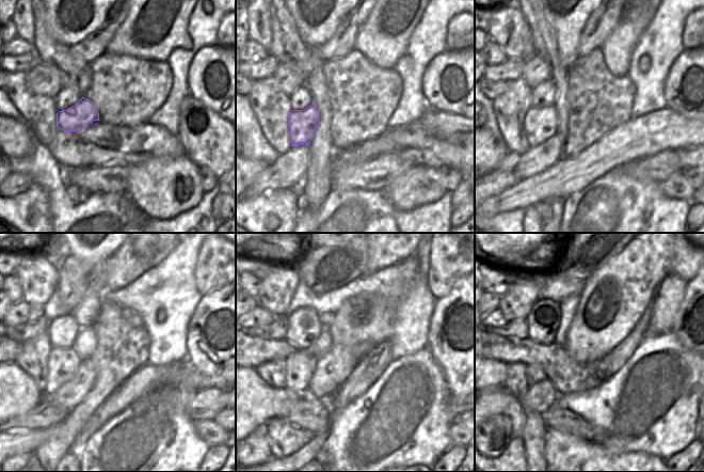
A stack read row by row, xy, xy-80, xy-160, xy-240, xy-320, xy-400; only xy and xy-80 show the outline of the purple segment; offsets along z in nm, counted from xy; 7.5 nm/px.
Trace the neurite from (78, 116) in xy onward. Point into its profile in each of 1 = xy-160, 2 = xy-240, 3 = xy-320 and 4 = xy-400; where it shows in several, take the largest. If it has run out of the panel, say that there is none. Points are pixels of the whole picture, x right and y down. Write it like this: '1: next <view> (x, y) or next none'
1: next xy-160 (540, 124)
2: next xy-240 (62, 363)
3: next xy-320 (300, 367)
4: next xy-400 (533, 373)

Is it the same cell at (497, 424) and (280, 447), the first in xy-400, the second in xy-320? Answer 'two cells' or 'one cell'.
two cells

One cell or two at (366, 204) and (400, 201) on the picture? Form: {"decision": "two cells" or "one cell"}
{"decision": "two cells"}

